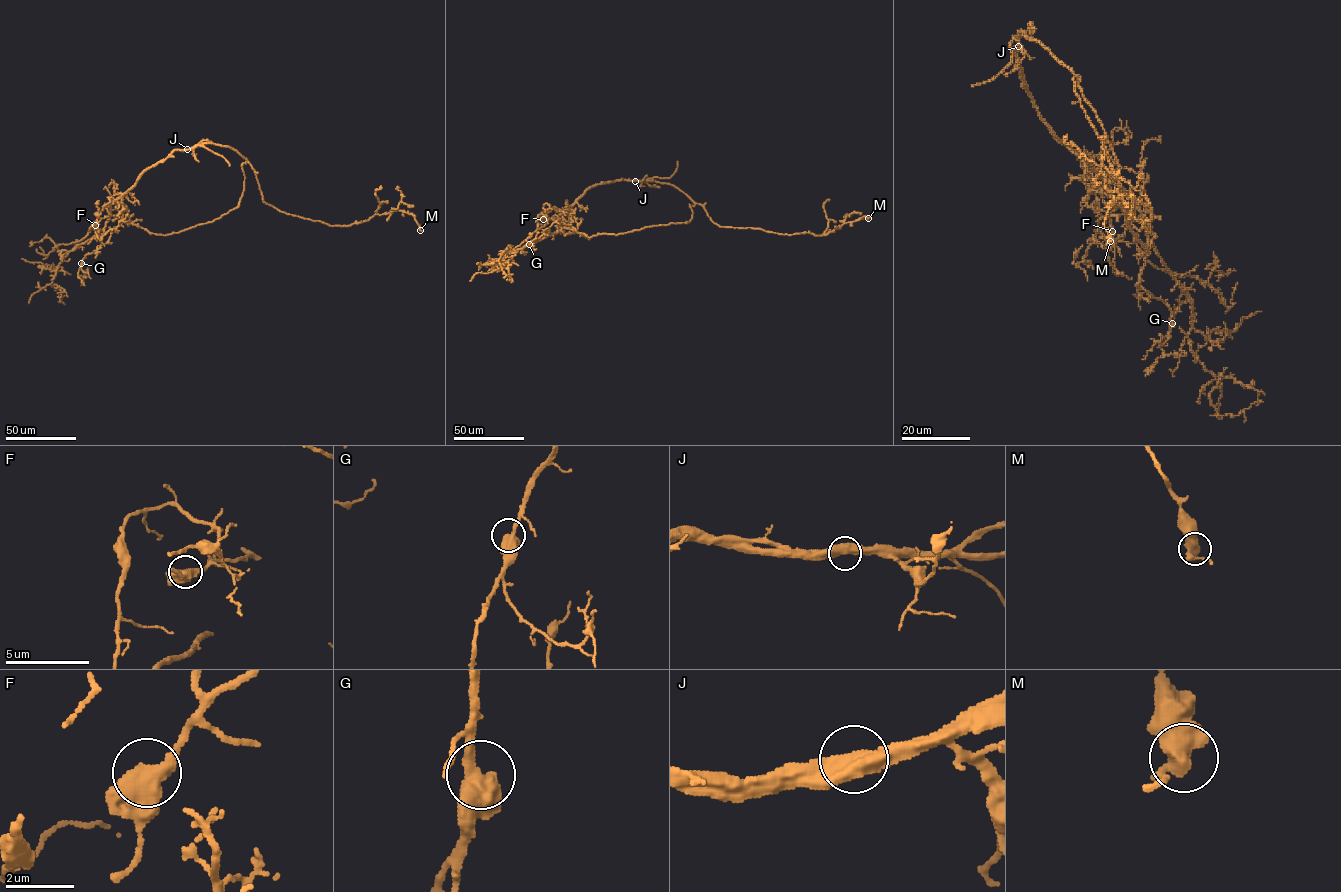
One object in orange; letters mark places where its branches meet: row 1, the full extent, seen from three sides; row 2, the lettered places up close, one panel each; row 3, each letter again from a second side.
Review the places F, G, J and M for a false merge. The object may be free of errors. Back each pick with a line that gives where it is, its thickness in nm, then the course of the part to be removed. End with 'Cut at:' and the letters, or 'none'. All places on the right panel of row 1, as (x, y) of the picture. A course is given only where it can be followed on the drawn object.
Cut at: none

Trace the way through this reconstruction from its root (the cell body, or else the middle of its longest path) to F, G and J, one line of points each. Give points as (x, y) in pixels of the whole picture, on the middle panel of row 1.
F: (651, 181), (619, 179), (591, 186), (570, 207), (570, 225), (577, 233), (551, 218), (543, 219)
G: (651, 181), (619, 179), (595, 184), (559, 215), (556, 232), (550, 233), (547, 230), (529, 244)
J: (651, 181), (635, 181)

